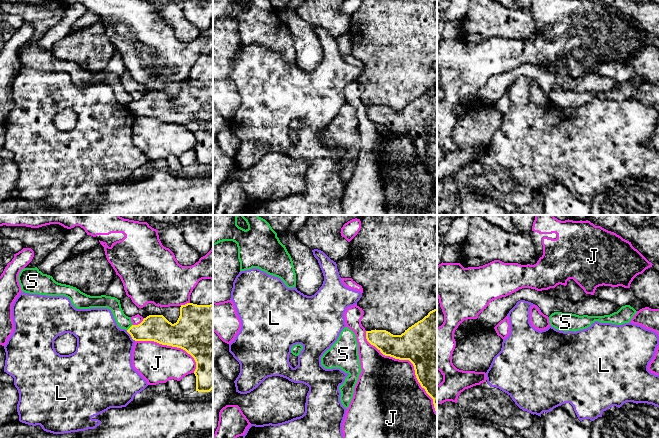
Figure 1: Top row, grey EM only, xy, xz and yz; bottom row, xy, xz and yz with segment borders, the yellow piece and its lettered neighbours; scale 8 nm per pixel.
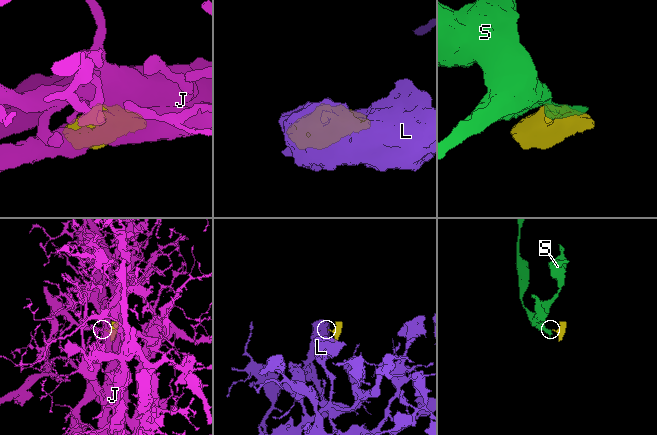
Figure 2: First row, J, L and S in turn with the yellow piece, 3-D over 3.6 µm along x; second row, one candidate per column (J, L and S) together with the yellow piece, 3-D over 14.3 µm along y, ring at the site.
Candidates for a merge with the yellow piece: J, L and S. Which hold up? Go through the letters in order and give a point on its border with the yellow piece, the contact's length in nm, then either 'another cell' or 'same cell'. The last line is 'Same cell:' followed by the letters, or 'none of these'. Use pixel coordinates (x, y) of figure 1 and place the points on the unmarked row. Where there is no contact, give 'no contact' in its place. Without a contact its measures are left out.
J: contact xz (410, 137); length 900 nm; another cell
L: contact xy (131, 112); length 120 nm; another cell
S: contact xy (130, 103); length 70 nm; another cell
Same cell: none of these

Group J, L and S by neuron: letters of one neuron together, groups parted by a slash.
J / L / S

